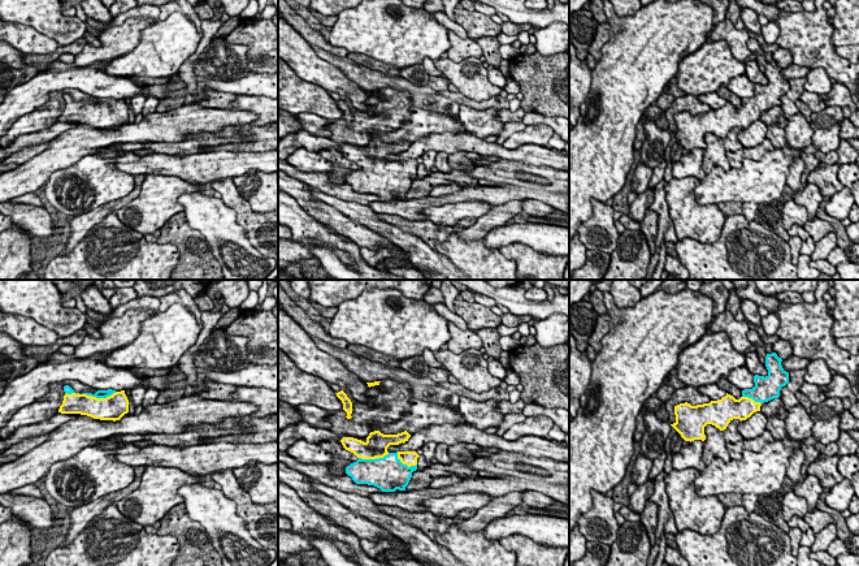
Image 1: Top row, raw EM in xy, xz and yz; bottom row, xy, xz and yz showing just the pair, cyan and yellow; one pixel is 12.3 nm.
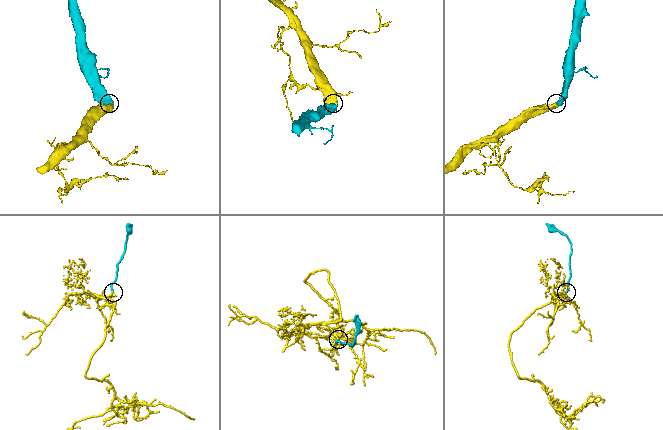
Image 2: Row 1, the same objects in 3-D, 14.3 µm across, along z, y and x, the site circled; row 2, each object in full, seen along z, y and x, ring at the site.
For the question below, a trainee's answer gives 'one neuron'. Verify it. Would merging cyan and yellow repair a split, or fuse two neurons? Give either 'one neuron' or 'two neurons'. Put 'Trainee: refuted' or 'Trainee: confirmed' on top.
Trainee: confirmed
one neuron

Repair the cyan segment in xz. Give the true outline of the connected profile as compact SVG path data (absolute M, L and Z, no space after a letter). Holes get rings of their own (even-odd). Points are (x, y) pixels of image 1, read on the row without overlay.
M374 139L369 142L365 151L343 146L340 148L343 156L359 167L346 176L346 182L356 193L374 194L382 200L405 199L412 181L417 178L420 164L416 160L389 161L387 156L404 152L409 146L407 139L398 143Z

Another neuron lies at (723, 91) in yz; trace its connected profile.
M721 86L716 92L736 108L742 105L742 99L733 94L728 87Z

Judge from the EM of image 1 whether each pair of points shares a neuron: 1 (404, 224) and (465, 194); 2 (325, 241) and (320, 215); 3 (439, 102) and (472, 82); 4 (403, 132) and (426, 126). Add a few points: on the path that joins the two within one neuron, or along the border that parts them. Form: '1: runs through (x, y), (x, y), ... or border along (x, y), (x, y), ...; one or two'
1: border along (382, 214), (395, 214), (407, 219), (423, 220); two
2: border along (298, 203), (311, 215), (347, 238); two
3: border along (458, 91), (474, 100), (489, 99); two
4: runs through (408, 130), (421, 126); one

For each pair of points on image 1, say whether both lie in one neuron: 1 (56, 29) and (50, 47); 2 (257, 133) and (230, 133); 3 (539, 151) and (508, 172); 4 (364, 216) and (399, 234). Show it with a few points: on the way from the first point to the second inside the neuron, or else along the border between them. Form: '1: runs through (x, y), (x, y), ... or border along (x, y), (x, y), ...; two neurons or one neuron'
1: border along (25, 24), (51, 37), (59, 44); two neurons
2: runs through (251, 139), (237, 139); one neuron
3: border along (500, 159), (552, 168); two neurons
4: runs through (373, 221), (390, 230); one neuron

